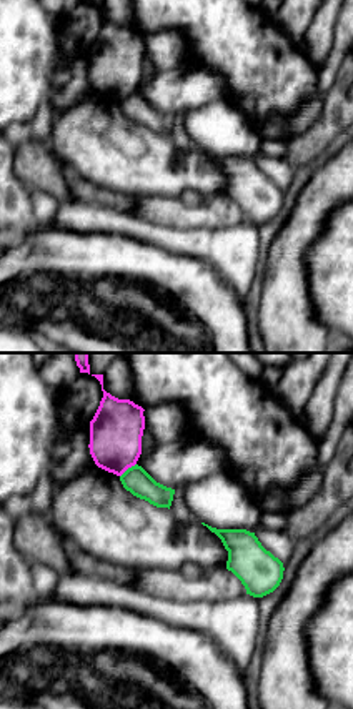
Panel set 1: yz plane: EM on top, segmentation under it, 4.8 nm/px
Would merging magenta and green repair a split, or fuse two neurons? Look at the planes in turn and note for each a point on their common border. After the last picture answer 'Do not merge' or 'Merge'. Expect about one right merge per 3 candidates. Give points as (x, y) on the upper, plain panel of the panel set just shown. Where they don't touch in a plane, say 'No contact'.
Touches magenta at (127, 95)

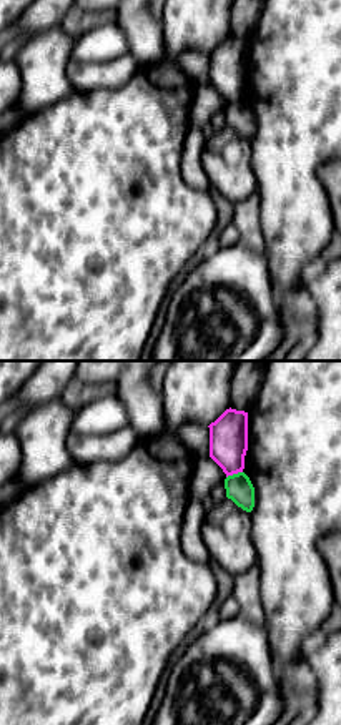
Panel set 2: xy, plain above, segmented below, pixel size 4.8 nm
Touches magenta at (233, 100)

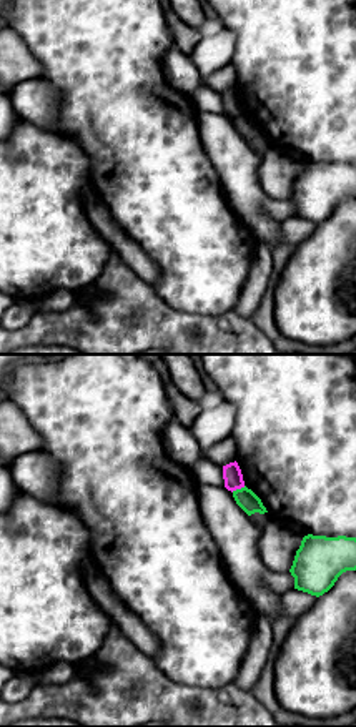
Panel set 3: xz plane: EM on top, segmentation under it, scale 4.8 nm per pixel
Touches magenta at (238, 115)

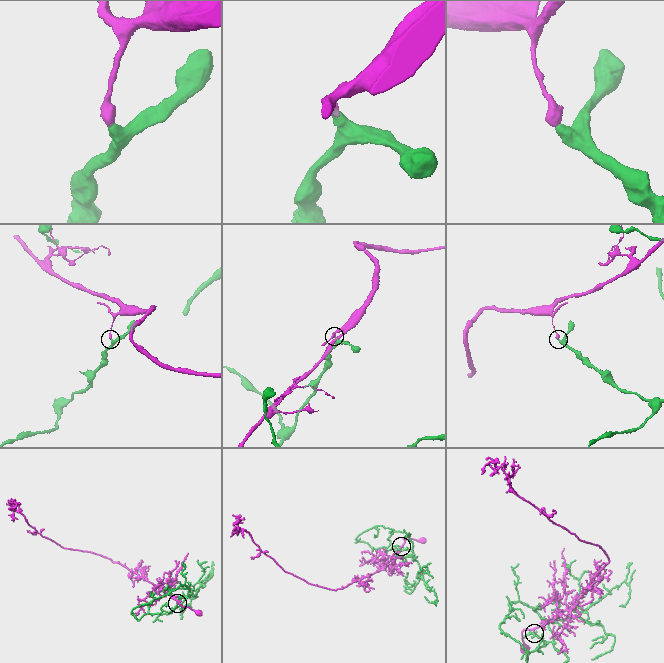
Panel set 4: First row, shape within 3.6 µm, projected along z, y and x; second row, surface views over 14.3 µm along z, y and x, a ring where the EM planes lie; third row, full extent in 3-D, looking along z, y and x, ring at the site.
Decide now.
Do not merge

